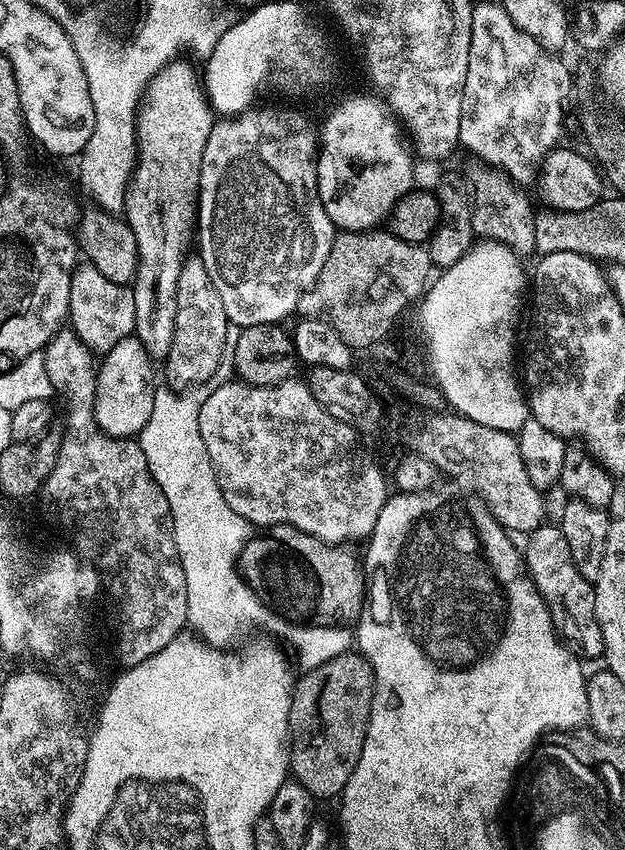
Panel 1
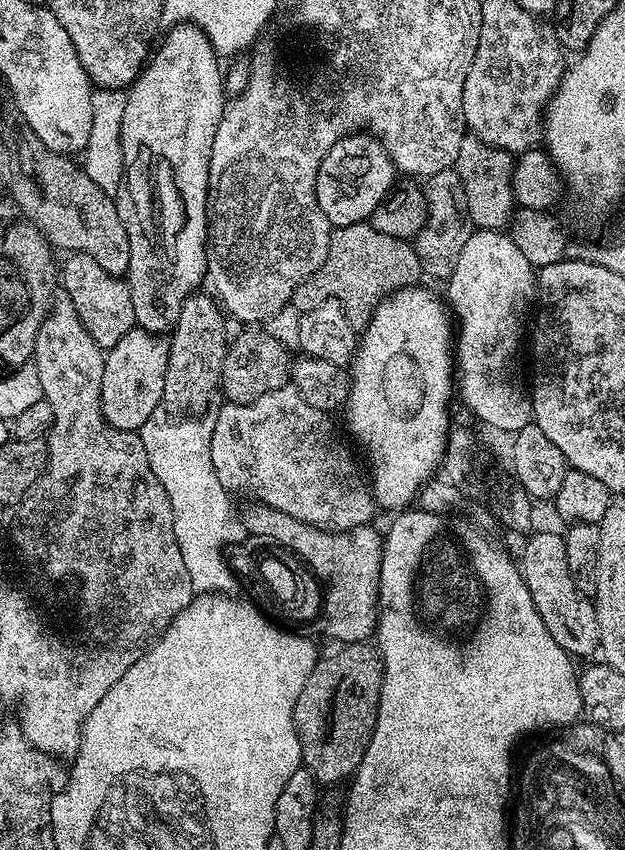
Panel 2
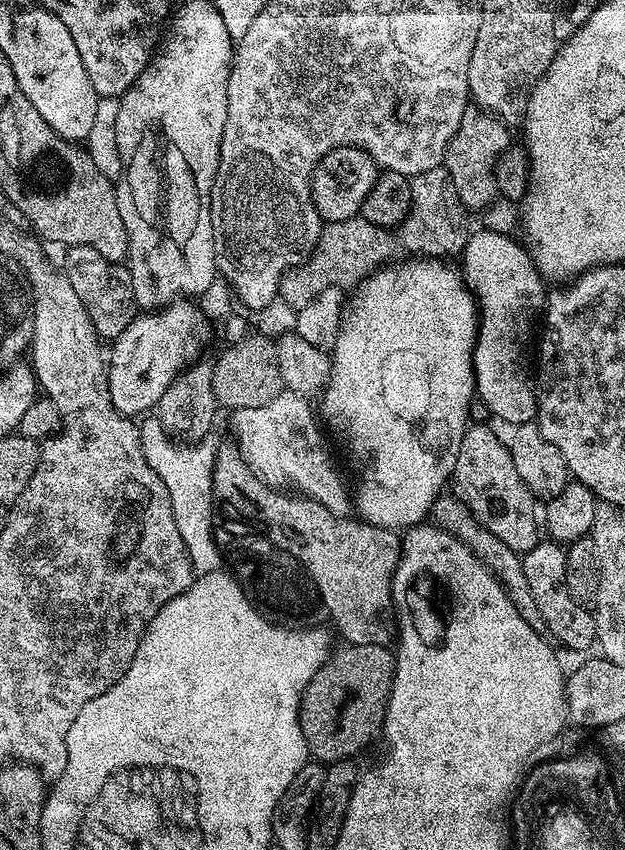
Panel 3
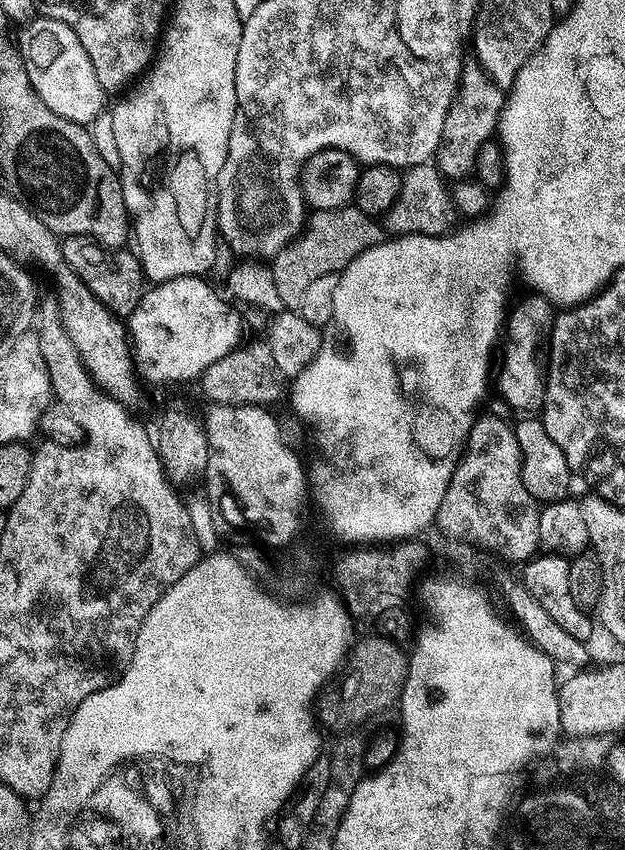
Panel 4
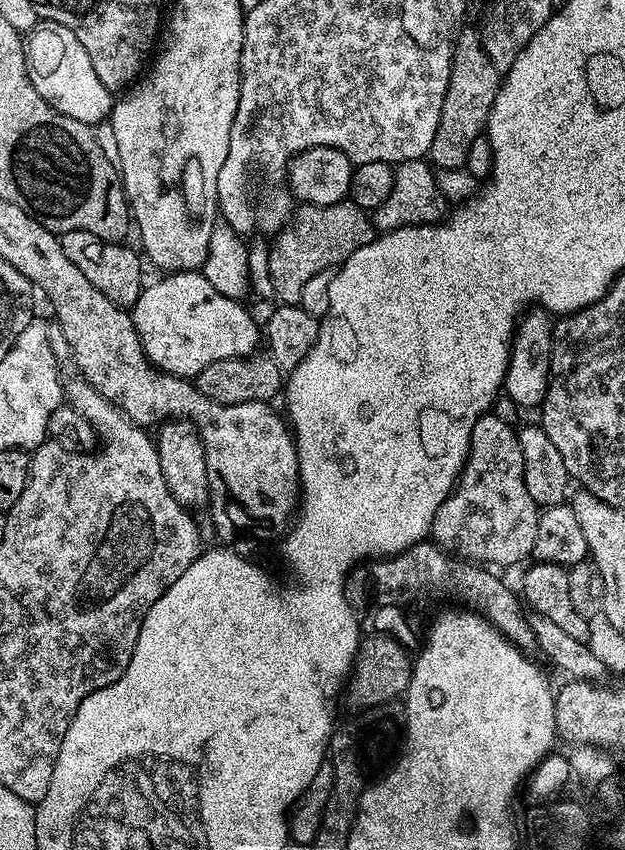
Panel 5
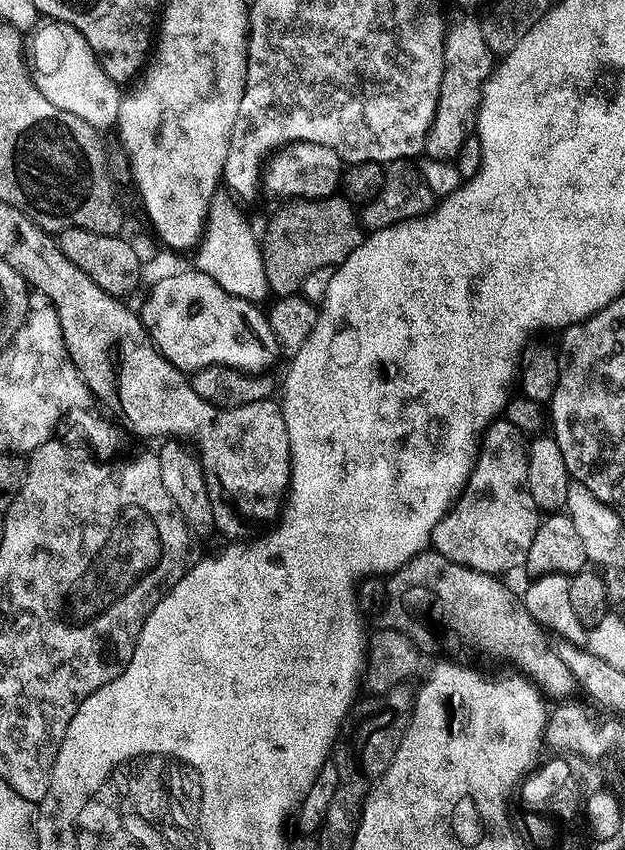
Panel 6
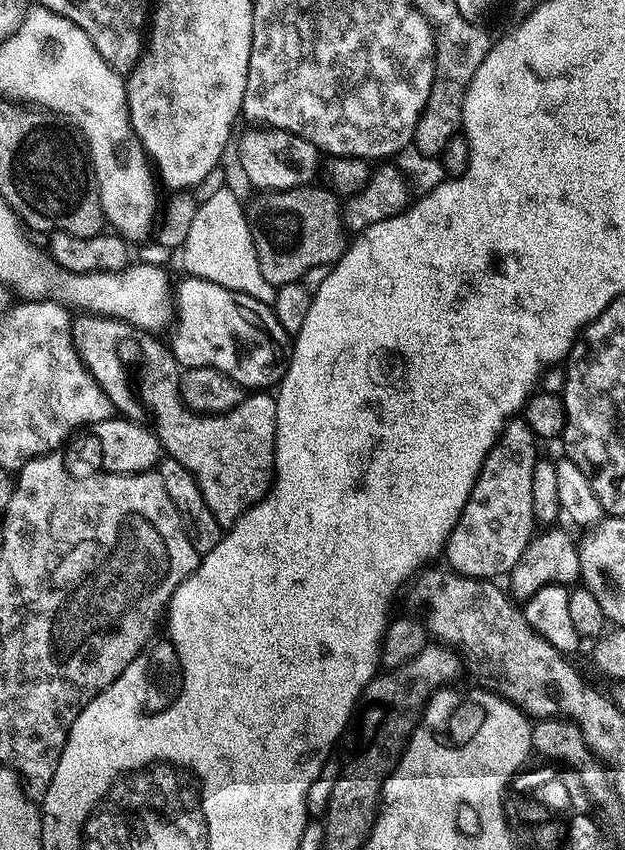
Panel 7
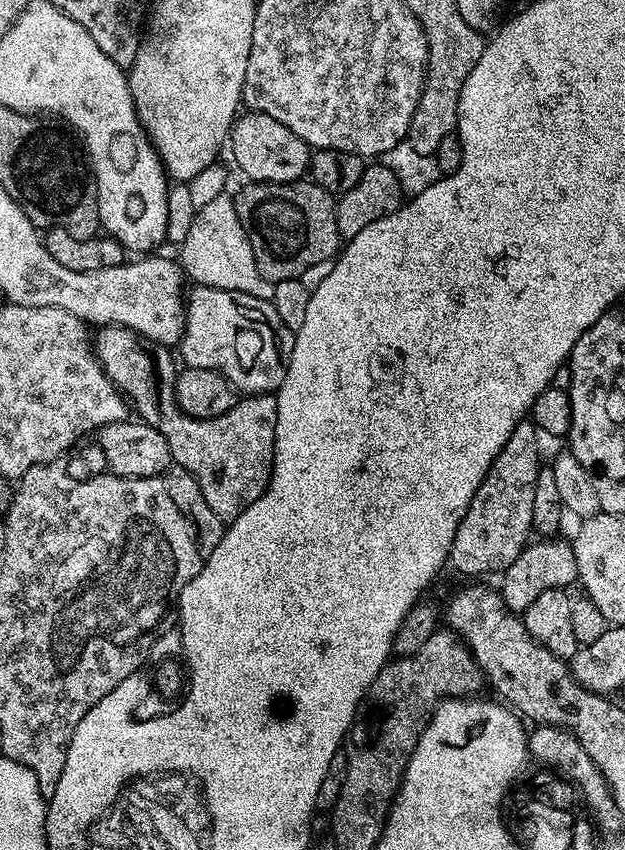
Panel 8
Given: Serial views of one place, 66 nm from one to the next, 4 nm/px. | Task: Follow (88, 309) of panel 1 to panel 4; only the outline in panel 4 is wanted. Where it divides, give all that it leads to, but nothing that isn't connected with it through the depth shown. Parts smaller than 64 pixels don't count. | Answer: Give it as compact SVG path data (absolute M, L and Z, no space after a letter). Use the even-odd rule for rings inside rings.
M65 236L60 253L72 273L87 286L90 294L117 318L126 318L136 309L146 291L144 272L140 269L140 257L132 250L103 248L89 236Z

